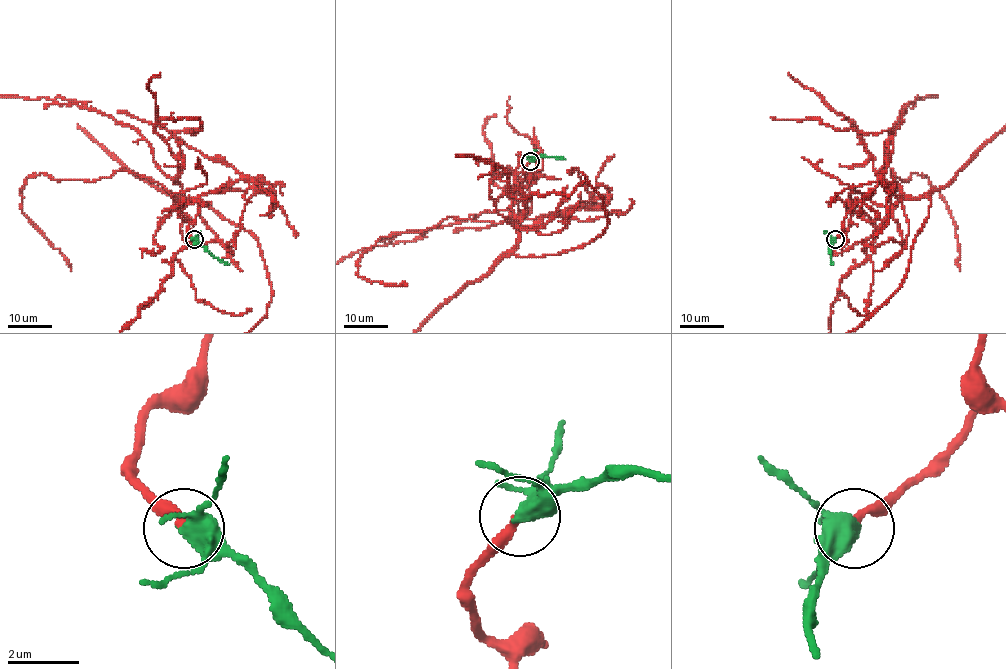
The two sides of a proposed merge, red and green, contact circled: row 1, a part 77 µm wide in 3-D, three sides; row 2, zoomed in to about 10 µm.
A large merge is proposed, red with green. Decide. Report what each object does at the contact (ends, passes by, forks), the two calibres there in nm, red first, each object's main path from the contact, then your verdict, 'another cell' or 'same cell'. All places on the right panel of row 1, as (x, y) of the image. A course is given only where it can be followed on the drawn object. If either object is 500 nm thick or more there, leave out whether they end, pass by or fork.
red ends; green forks; calibres 240 and 360 nm; course red (836, 239), (856, 201), (869, 221), (930, 198), (903, 282); course green (836, 239), (830, 255), (833, 265); same cell

